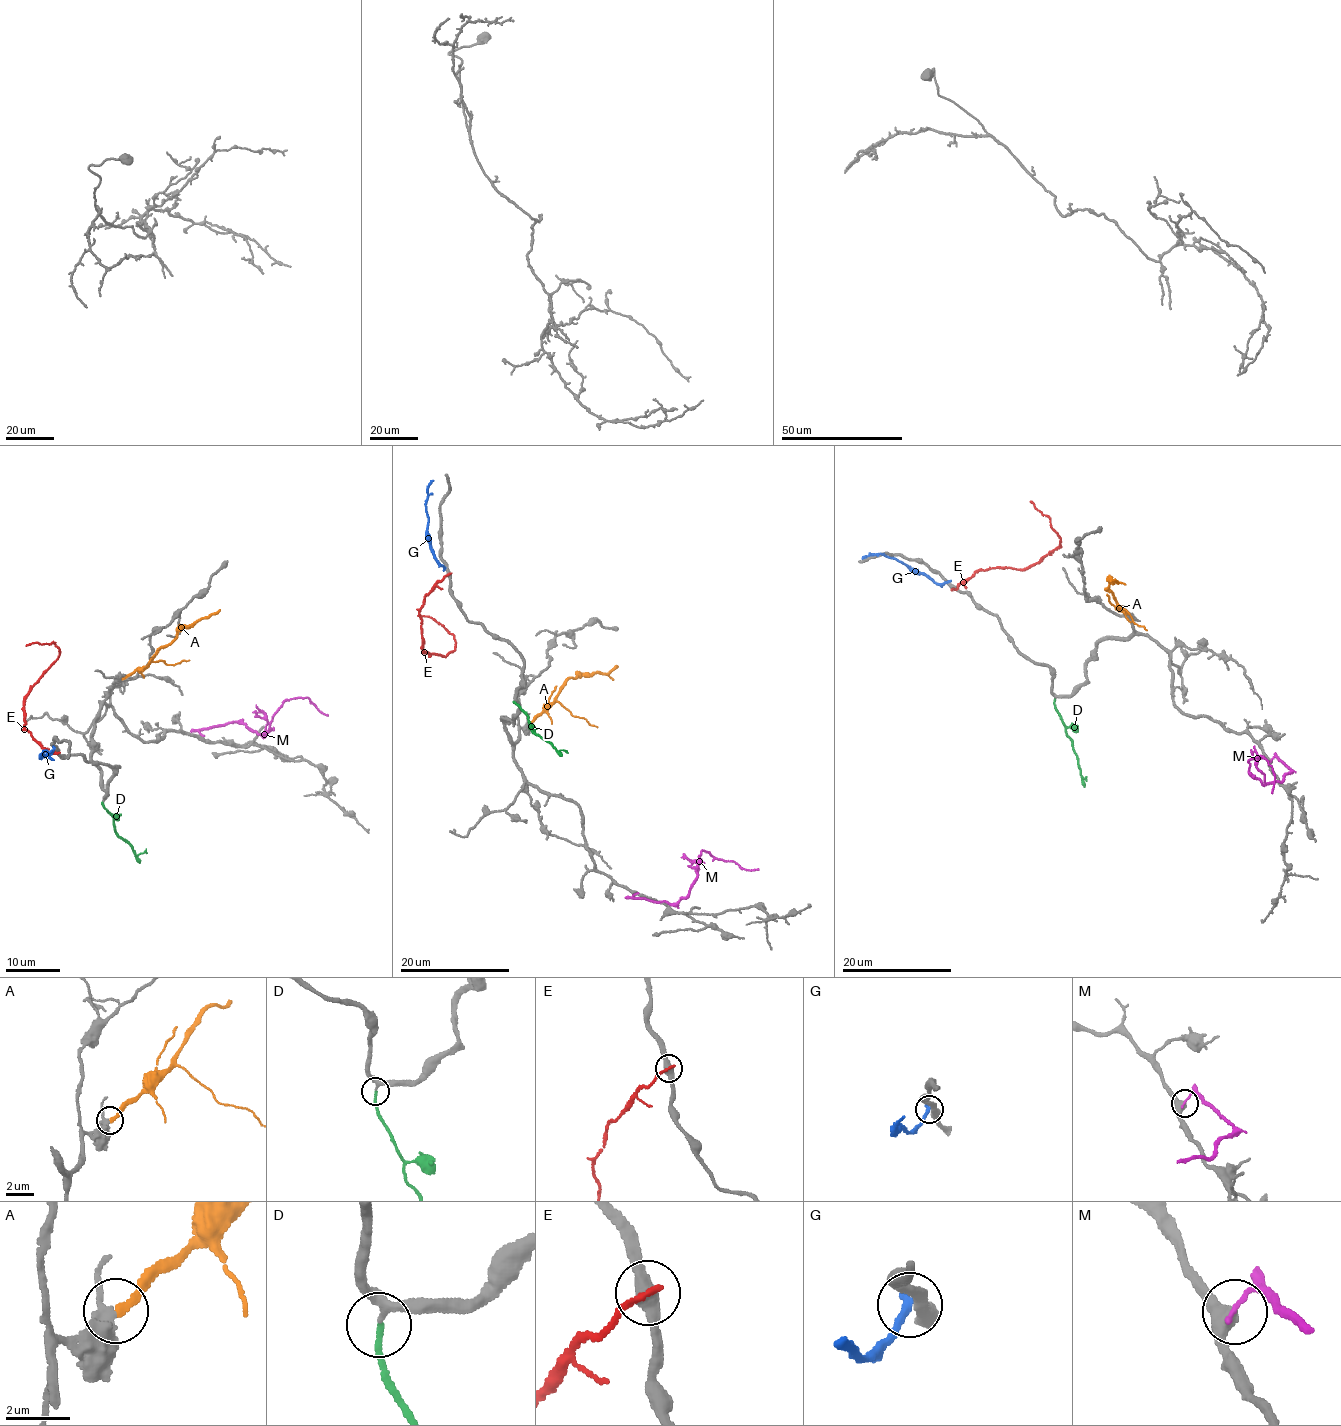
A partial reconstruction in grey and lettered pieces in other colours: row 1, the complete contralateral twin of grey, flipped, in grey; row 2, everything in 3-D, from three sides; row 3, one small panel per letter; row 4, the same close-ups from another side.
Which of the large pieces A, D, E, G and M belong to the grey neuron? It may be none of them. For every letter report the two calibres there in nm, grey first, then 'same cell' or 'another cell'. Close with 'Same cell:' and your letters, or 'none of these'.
A: 360/190 nm | same cell
D: 160/190 nm | same cell
E: 440/220 nm | another cell
G: 320/320 nm | another cell
M: 460/160 nm | another cell
Same cell: A, D

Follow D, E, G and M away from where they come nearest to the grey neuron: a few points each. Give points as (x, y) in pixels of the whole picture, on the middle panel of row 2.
D: (514, 701), (527, 716), (533, 733), (558, 750), (567, 750)
E: (448, 574), (424, 596), (419, 613), (423, 648), (445, 656), (455, 647), (455, 640), (429, 617), (417, 615)
G: (445, 567), (430, 546), (427, 486), (433, 481)
M: (636, 893), (634, 897), (676, 903), (687, 895), (702, 850), (749, 870), (759, 869)

